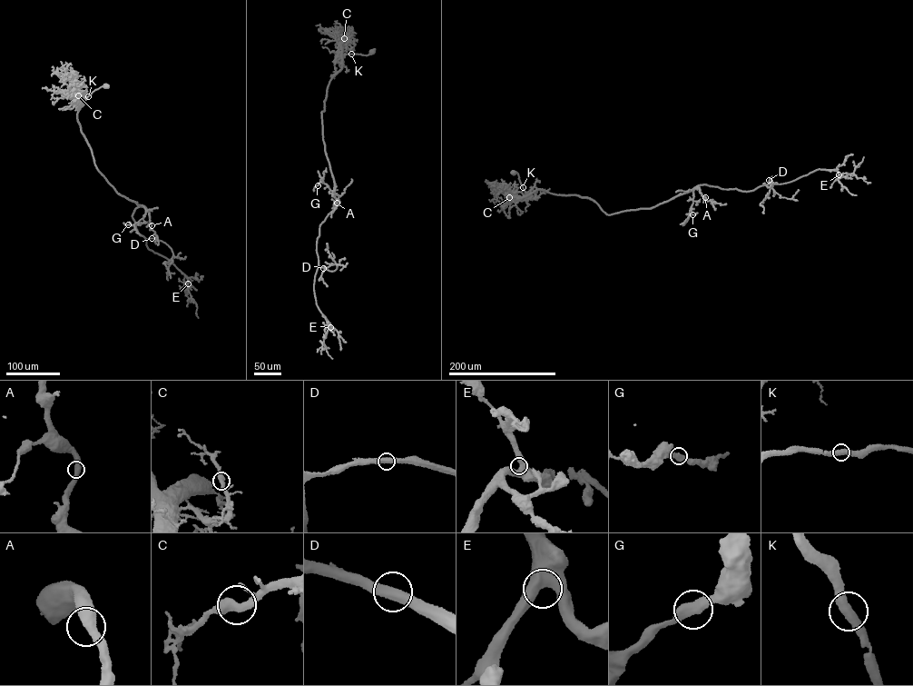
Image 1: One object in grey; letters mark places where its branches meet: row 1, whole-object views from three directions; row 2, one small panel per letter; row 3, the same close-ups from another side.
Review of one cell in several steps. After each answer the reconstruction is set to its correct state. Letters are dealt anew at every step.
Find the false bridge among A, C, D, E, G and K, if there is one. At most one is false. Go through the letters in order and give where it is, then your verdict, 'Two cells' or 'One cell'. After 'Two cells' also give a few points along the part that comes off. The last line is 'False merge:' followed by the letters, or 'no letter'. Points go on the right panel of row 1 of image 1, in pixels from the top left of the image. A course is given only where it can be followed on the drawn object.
A: Place: (705, 197). One cell
C: Place: (509, 197). One cell
D: Place: (769, 180). One cell
E: Place: (839, 174). One cell
G: Place: (692, 214). One cell
K: Place: (523, 187). One cell
False merge: no letter

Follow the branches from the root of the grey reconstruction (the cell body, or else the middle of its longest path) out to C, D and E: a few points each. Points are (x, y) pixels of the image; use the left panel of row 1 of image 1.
C: (106, 86), (94, 90), (82, 104), (75, 97), (78, 95)
D: (106, 86), (86, 98), (77, 121), (102, 174), (120, 194), (143, 206), (132, 216), (141, 235), (152, 238)
E: (106, 86), (90, 94), (77, 114), (94, 165), (118, 193), (143, 205), (132, 216), (138, 232), (188, 283)

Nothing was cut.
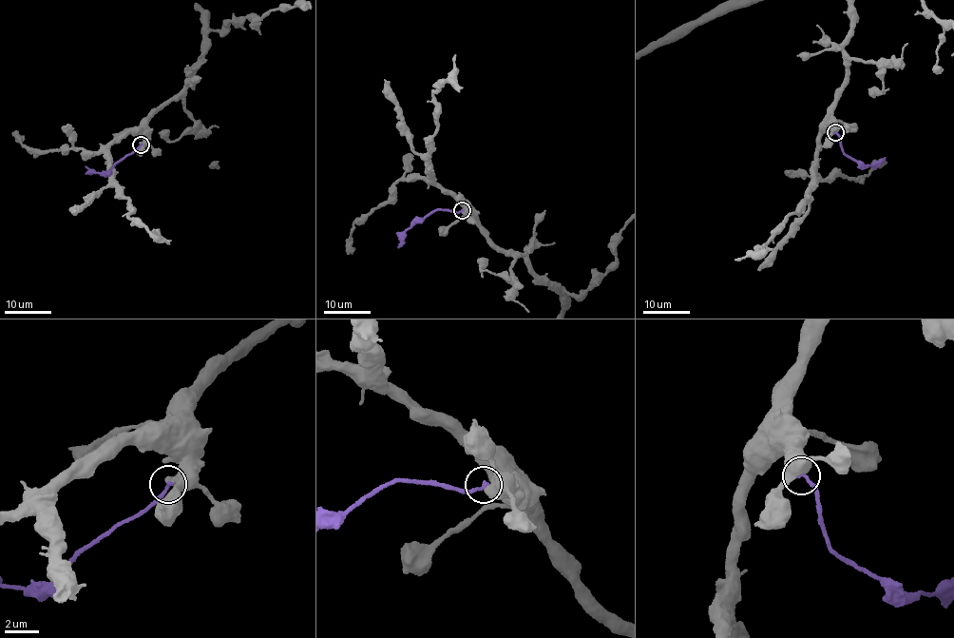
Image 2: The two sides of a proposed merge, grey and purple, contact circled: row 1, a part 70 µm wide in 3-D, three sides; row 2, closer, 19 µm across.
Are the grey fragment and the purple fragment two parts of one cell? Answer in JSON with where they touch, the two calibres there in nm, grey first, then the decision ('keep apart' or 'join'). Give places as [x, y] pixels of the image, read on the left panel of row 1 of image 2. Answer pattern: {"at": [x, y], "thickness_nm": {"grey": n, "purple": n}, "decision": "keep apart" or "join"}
{"at": [141, 144], "thickness_nm": {"grey": 550, "purple": 240}, "decision": "keep apart"}

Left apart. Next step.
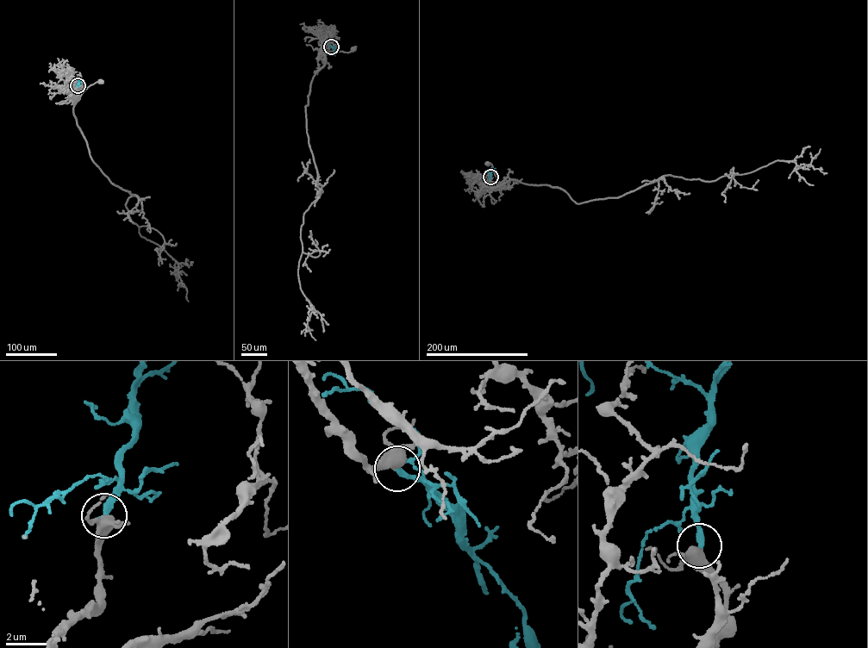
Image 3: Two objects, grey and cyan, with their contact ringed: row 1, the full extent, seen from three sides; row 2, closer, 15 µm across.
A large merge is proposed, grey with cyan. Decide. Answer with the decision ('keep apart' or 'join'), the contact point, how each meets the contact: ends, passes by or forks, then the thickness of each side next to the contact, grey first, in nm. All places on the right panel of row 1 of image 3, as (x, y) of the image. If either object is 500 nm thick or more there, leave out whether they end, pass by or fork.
join; at (490, 177); grey forks there; cyan ends there; 320 nm thick on the grey side, 320 nm on the other

